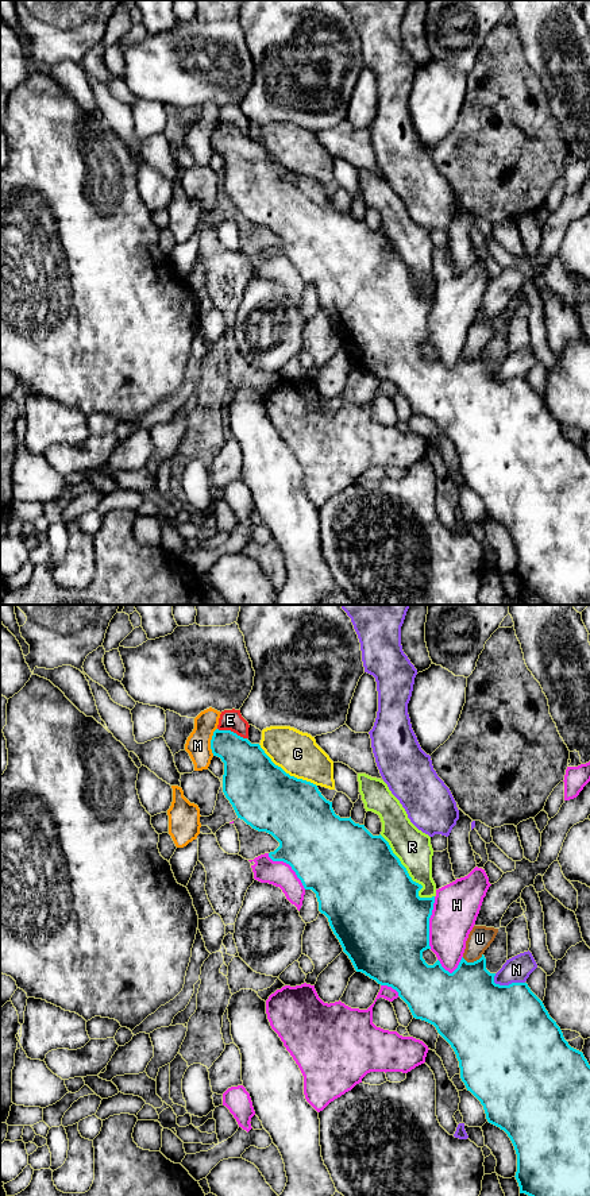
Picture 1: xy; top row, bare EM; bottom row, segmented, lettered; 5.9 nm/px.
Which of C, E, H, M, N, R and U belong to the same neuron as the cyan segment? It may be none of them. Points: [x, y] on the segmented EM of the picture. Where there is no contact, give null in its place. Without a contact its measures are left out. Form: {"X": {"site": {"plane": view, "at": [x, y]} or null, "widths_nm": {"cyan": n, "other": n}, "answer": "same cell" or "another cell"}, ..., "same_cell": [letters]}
{"C": {"site": {"plane": "xy", "at": [285, 772]}, "widths_nm": {"cyan": 380, "other": 260}, "answer": "another cell"}, "E": {"site": {"plane": "xy", "at": [232, 732]}, "widths_nm": {"cyan": 280, "other": 130}, "answer": "another cell"}, "H": {"site": {"plane": "xy", "at": [428, 922]}, "widths_nm": {"cyan": 500, "other": 280}, "answer": "another cell"}, "M": {"site": {"plane": "xy", "at": [211, 741]}, "widths_nm": {"cyan": 260, "other": 150}, "answer": "another cell"}, "N": {"site": {"plane": "xy", "at": [506, 986]}, "widths_nm": {"cyan": 500, "other": 160}, "answer": "another cell"}, "R": {"site": {"plane": "xy", "at": [408, 874]}, "widths_nm": {"cyan": 500, "other": 220}, "answer": "another cell"}, "U": {"site": {"plane": "xy", "at": [474, 961]}, "widths_nm": {"cyan": 400, "other": 140}, "answer": "another cell"}, "same_cell": []}

